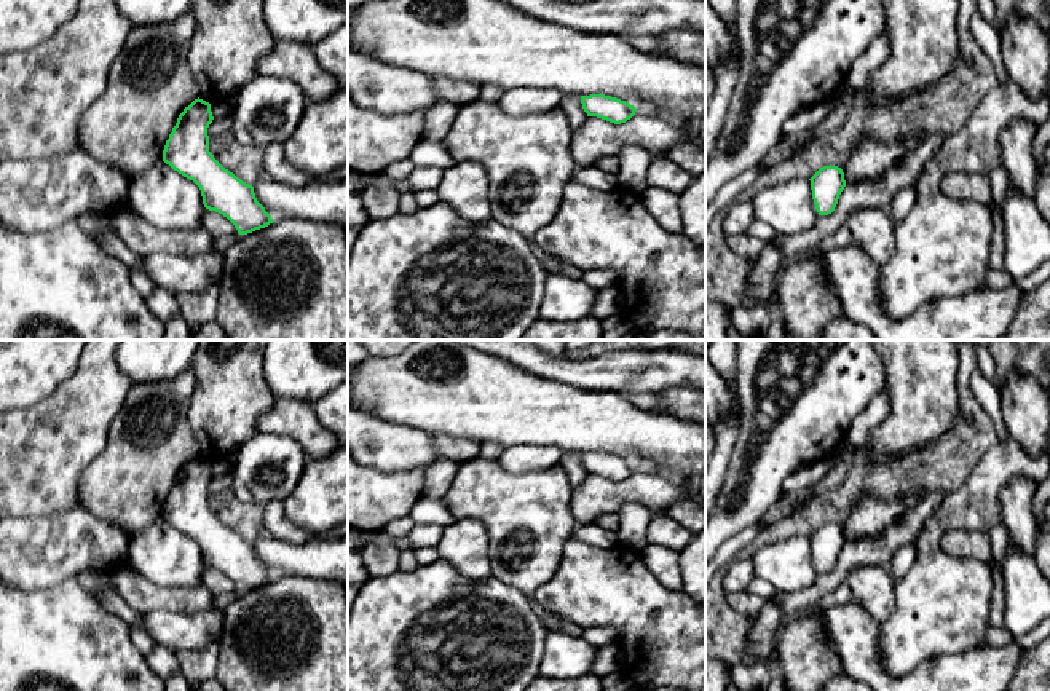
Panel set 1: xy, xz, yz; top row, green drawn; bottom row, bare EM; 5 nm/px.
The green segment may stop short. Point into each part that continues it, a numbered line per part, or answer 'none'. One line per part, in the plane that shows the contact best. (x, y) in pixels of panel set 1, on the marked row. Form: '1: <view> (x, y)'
none

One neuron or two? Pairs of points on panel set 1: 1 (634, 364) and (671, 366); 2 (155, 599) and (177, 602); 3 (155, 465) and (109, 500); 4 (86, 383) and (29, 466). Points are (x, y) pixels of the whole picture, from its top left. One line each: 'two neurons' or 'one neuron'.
1: one neuron
2: one neuron
3: one neuron
4: one neuron

